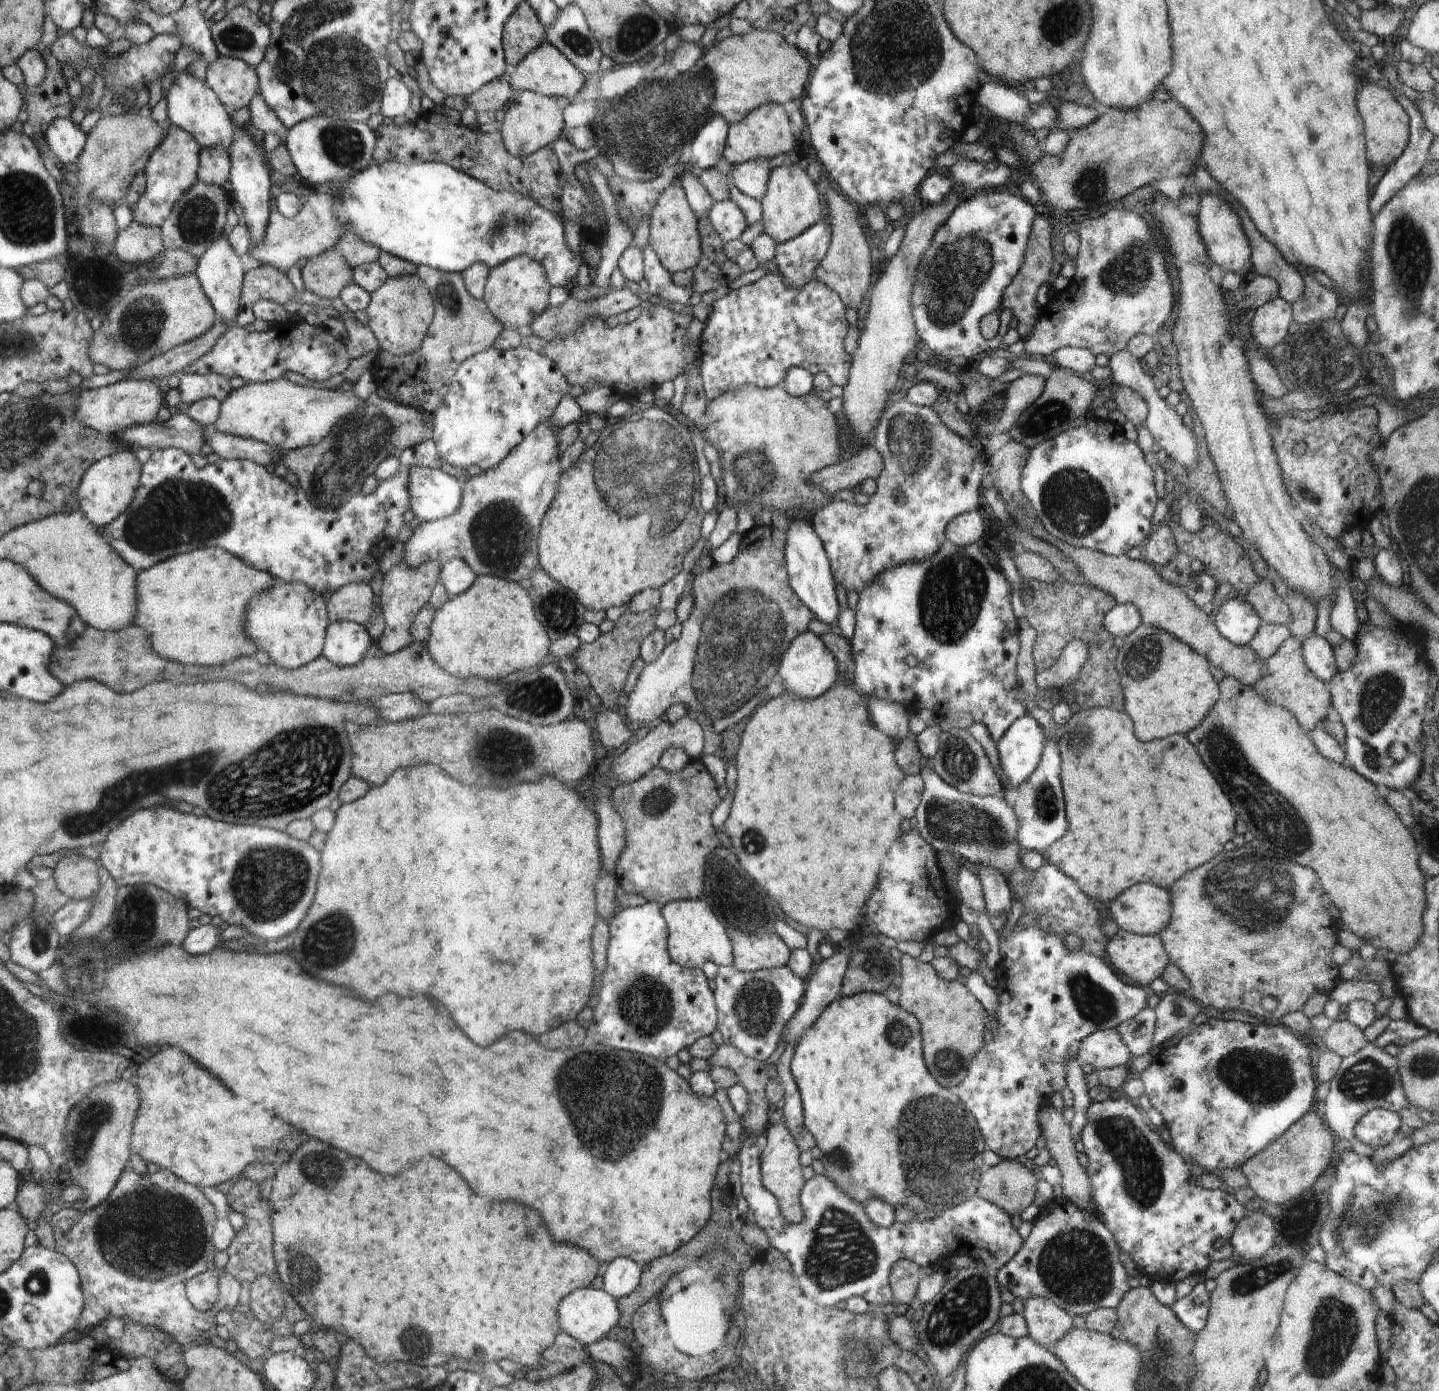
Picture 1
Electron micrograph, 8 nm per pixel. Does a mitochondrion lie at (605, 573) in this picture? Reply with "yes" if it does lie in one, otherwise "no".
no

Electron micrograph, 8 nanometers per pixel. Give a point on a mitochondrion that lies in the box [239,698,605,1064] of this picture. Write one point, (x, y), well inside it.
(504, 753)

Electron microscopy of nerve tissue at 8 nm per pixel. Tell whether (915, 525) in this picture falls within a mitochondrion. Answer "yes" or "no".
no

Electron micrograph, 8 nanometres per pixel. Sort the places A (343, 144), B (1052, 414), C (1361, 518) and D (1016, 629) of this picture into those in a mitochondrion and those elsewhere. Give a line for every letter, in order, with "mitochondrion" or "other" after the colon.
A: mitochondrion
B: mitochondrion
C: other
D: other

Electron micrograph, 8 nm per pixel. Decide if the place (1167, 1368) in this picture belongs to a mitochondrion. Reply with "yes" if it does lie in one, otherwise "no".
yes

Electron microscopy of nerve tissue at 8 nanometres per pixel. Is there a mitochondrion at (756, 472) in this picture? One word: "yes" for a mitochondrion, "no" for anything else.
yes

